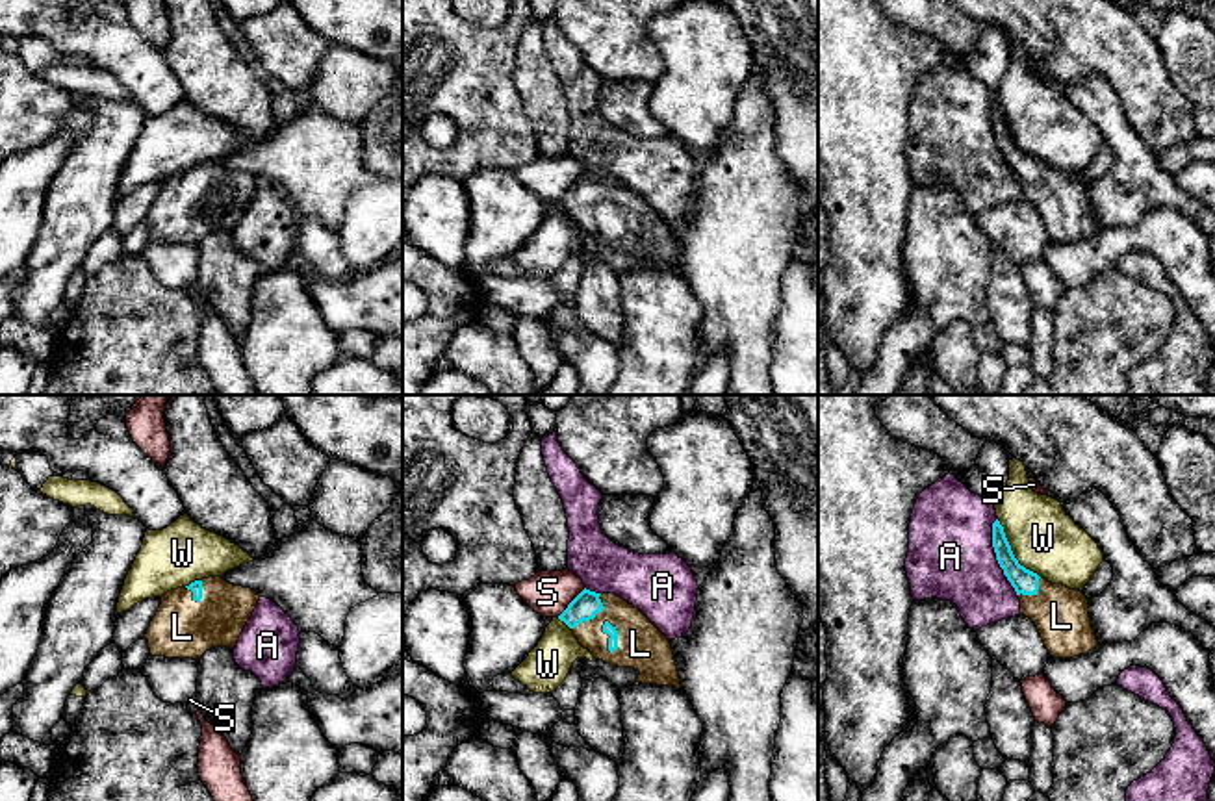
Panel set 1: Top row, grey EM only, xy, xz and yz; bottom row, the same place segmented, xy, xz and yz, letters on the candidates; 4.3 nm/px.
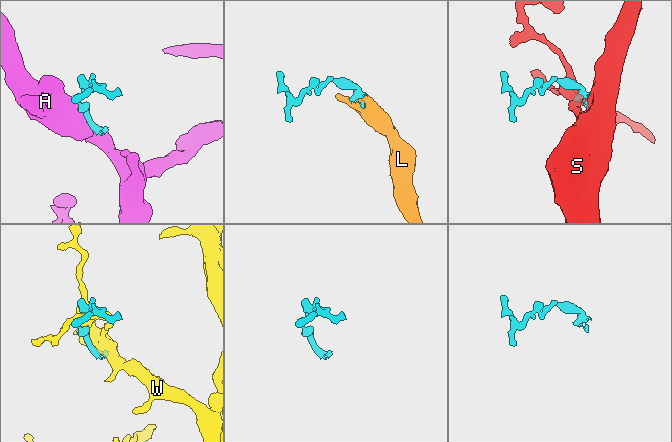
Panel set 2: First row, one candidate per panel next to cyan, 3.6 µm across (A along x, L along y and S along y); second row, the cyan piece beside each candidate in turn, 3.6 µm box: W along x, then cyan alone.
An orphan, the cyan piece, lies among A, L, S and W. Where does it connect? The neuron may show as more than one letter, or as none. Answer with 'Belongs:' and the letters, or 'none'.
Belongs: L

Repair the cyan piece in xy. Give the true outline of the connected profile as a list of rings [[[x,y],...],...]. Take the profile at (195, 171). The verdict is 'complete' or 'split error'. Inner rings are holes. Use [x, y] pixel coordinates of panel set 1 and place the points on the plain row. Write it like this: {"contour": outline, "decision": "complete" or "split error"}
{"contour": [[[221,161],[161,180],[145,219],[152,241],[200,243],[211,232],[234,234],[260,180]]], "decision": "split error"}

